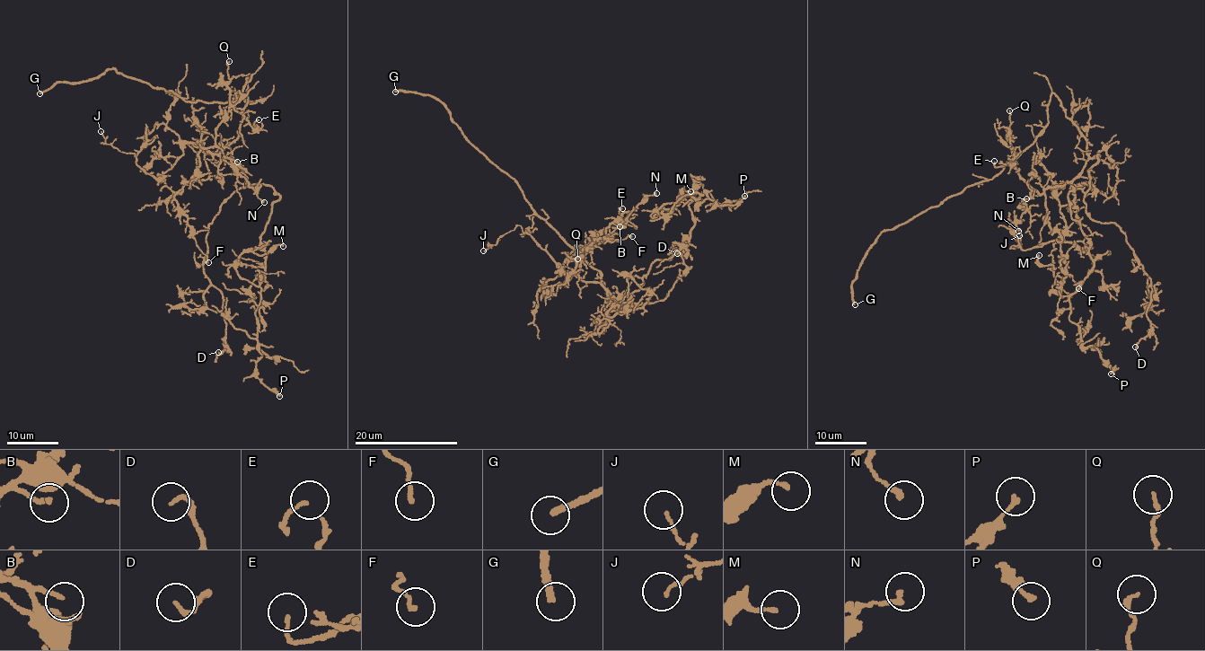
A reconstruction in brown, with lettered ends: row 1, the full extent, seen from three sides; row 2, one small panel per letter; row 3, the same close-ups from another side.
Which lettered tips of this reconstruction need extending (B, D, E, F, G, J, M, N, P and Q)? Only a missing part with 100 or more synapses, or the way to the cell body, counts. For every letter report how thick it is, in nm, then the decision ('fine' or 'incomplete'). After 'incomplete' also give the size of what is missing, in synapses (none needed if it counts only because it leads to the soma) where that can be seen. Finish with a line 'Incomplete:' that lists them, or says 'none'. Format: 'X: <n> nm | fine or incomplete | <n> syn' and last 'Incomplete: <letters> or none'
B: 140 nm | fine
D: 160 nm | fine
E: 130 nm | fine
F: 150 nm | fine
G: 240 nm | incomplete
J: 120 nm | fine
M: 140 nm | fine
N: 200 nm | fine
P: 180 nm | fine
Q: 130 nm | fine
Incomplete: G

